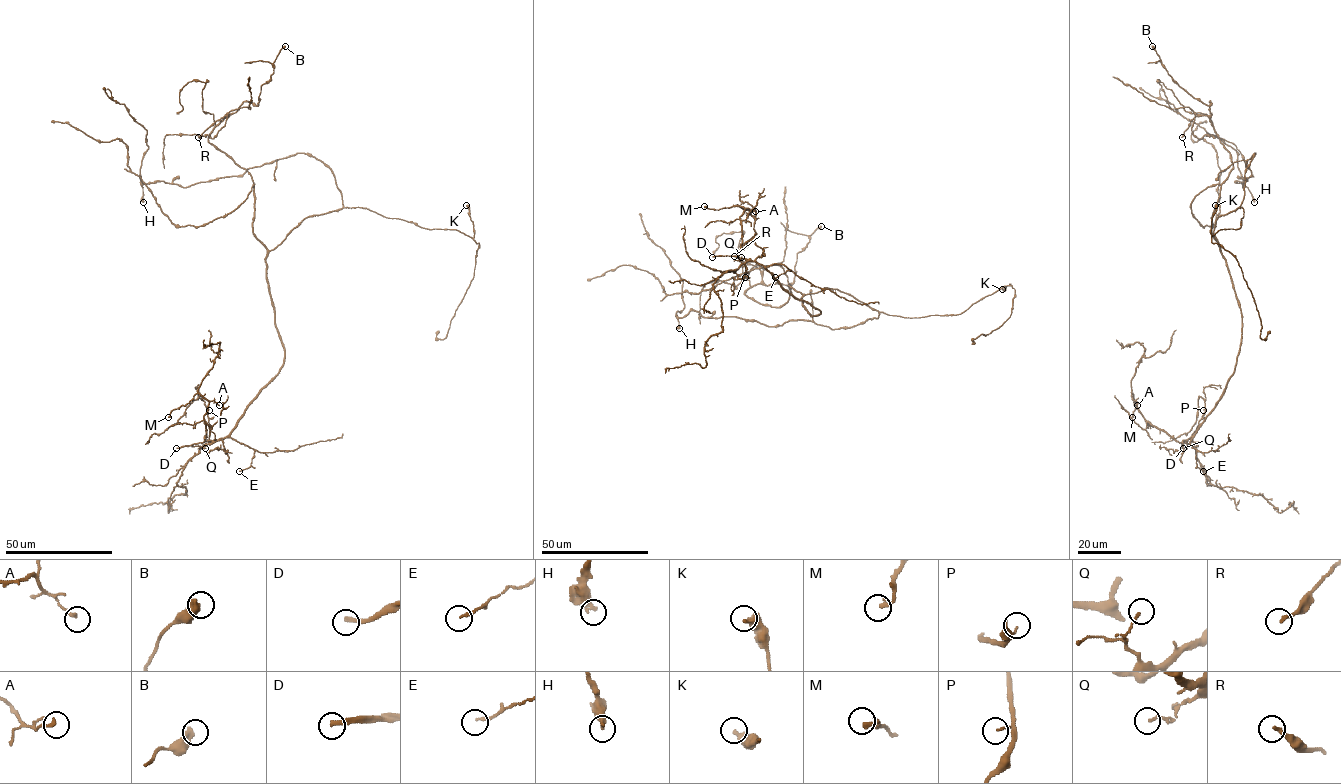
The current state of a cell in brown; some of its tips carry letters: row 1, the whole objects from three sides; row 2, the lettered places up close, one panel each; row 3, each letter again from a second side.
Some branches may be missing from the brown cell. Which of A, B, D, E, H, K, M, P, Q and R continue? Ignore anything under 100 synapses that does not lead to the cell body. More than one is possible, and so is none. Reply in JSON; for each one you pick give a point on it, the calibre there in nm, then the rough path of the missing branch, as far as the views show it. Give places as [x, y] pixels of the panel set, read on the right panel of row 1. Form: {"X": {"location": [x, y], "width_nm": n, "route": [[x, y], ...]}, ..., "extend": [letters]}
{"D": {"location": [1183, 448], "width_nm": 280}, "extend": ["D"]}

